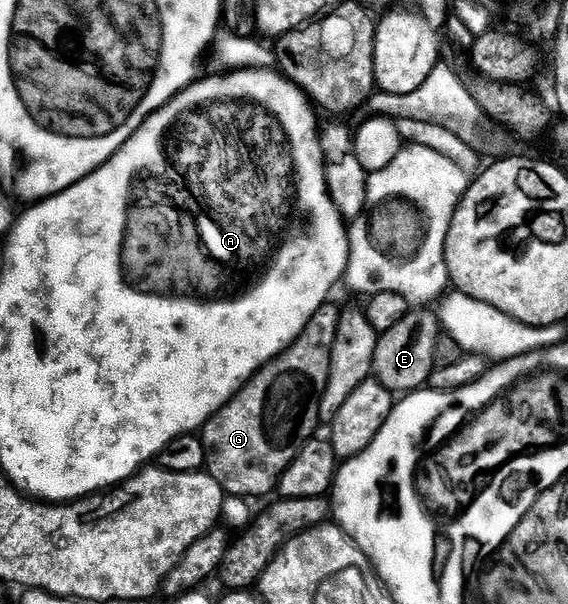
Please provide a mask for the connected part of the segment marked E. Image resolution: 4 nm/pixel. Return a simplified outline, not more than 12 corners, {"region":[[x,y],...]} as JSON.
{"region":[[411,310],[379,335],[375,379],[394,394],[435,368],[441,322]]}

